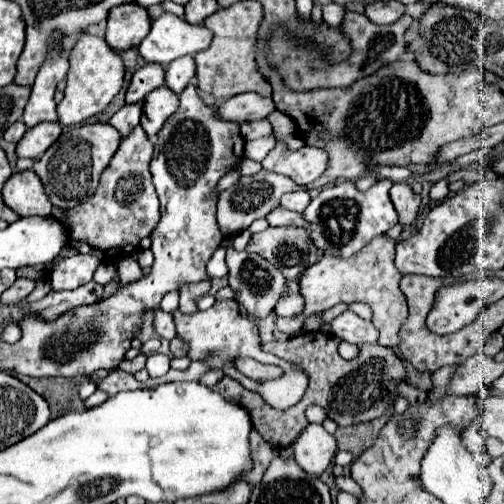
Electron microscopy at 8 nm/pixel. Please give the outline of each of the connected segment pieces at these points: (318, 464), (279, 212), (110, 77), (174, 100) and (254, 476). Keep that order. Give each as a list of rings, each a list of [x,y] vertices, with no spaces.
[[[308,424],[292,442],[292,448],[300,468],[320,476],[336,454],[336,438],[322,424]]]
[[[274,208],[268,216],[266,216],[270,226],[302,226],[308,228],[308,224],[304,224],[302,214],[300,212],[292,212],[292,210],[284,210],[284,208]]]
[[[82,32],[78,36],[78,42],[70,50],[70,68],[66,76],[66,94],[62,102],[58,104],[58,124],[62,126],[78,126],[80,122],[96,116],[98,112],[104,112],[104,108],[110,104],[110,100],[120,92],[124,78],[124,64],[118,52],[114,52],[104,38],[92,36],[88,32]]]
[[[160,86],[146,96],[142,104],[140,126],[150,138],[154,138],[164,126],[164,122],[176,112],[176,108],[178,108],[178,96],[174,92],[168,92],[166,86]]]
[[[252,428],[252,432],[250,432],[250,446],[252,446],[254,466],[252,466],[252,470],[246,474],[246,480],[258,484],[258,482],[262,480],[268,464],[272,462],[272,456],[276,454],[276,448],[272,448],[266,440],[262,440],[262,436],[260,436],[254,428]]]

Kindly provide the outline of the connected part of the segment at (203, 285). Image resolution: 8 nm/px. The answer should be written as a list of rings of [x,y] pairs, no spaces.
[[[208,280],[198,282],[198,284],[182,286],[180,292],[184,292],[184,312],[186,312],[186,314],[196,312],[196,310],[198,310],[198,306],[196,306],[196,298],[198,298],[198,296],[204,296],[208,290],[210,290],[210,282],[208,282]]]

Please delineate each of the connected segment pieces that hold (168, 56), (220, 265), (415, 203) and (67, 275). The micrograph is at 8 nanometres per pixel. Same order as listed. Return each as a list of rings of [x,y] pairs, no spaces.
[[[164,12],[152,22],[150,34],[140,42],[138,50],[146,62],[170,64],[180,56],[194,56],[206,50],[212,42],[212,32],[204,26],[192,26],[184,18]]]
[[[218,248],[218,250],[212,255],[212,258],[210,258],[210,262],[208,262],[208,274],[210,274],[212,278],[222,278],[222,276],[228,274],[228,268],[226,268],[224,256],[226,256],[224,248]]]
[[[404,182],[400,184],[394,184],[392,190],[390,190],[390,198],[392,198],[392,204],[398,212],[398,218],[400,218],[400,224],[402,226],[410,226],[418,214],[418,208],[420,208],[420,196],[412,192],[412,188]]]
[[[74,254],[70,258],[58,260],[48,270],[48,280],[52,290],[72,290],[80,284],[86,284],[92,280],[94,270],[98,268],[100,260],[90,254]]]

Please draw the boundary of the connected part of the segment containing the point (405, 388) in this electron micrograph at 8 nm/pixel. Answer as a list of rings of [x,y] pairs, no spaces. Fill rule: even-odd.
[[[404,381],[399,382],[397,386],[399,393],[408,400],[410,406],[420,405],[422,400],[427,399],[427,392],[411,387]]]

